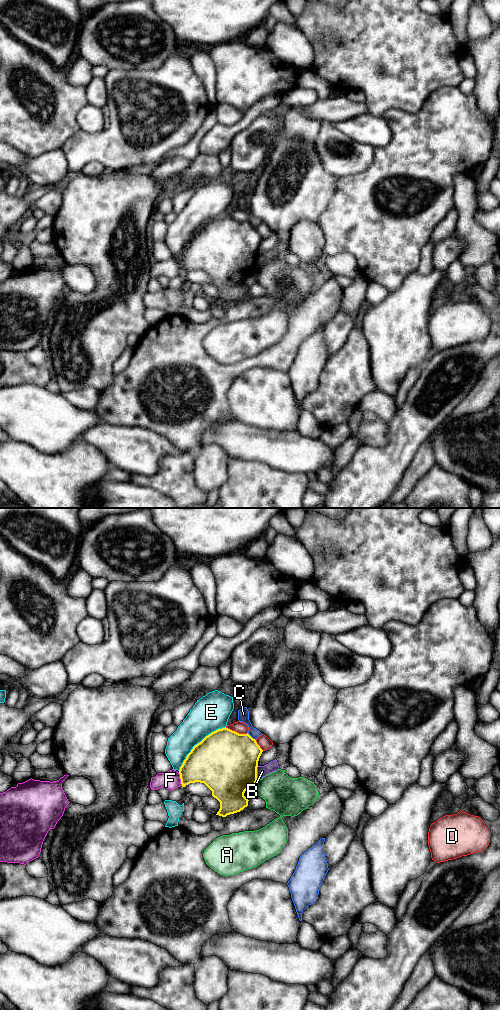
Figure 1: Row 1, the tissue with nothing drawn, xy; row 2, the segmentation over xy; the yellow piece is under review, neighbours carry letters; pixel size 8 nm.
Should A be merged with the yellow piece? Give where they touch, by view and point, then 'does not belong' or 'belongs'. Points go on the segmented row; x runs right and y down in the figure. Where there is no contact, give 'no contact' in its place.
contact xy (256, 781); belongs

